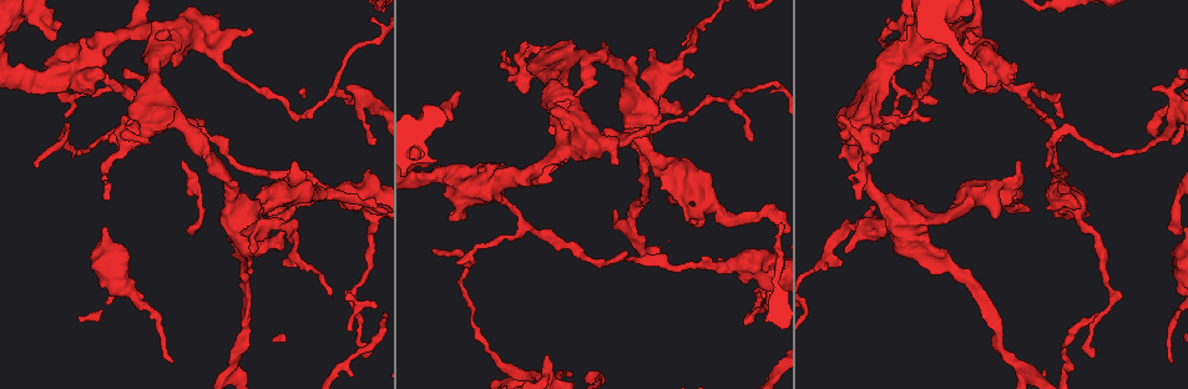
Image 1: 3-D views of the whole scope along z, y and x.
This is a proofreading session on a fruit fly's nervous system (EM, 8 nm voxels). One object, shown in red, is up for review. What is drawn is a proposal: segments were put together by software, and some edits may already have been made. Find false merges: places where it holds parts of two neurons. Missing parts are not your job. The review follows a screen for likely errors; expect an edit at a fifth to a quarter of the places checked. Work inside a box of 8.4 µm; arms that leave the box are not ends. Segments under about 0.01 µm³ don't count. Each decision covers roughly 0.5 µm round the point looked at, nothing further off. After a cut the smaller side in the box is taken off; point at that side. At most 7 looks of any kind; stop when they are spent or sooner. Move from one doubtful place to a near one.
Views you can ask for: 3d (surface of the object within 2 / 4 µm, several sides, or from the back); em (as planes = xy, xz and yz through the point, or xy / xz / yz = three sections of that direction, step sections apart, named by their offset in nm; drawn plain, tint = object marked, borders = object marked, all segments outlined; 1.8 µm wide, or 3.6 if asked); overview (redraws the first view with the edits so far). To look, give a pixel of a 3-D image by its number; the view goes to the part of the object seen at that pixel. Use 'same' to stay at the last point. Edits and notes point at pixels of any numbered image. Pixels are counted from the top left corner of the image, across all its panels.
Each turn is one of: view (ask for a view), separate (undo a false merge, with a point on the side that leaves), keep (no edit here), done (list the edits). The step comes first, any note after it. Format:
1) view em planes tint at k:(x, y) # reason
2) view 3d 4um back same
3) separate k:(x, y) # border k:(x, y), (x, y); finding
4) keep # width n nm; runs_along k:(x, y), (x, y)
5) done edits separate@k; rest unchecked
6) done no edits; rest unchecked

view em yz step 4 tint at 1:(124, 87) # side arm on a straight run

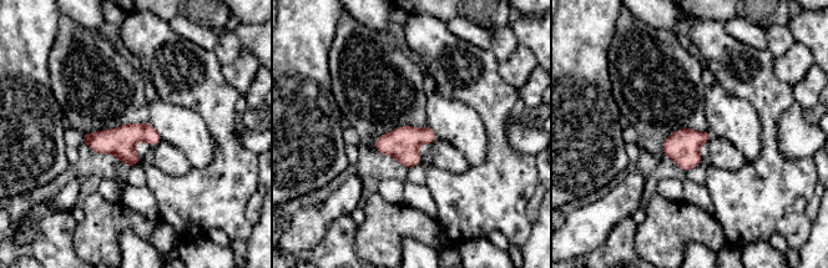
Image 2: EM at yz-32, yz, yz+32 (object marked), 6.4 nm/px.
keep # all the same neuron

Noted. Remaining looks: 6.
view em 3.6um yz step 16 tint at 1:(243, 226) # branch point

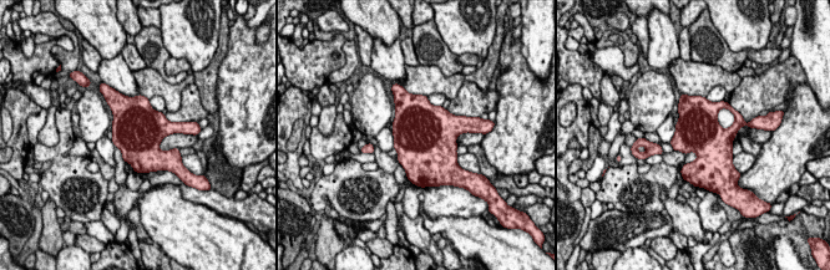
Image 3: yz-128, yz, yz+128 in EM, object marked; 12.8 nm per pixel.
view em 3.6um planes tint same

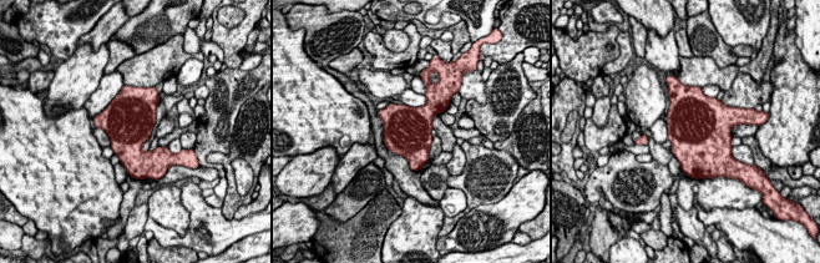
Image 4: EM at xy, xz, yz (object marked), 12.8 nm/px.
keep # all the same neuron

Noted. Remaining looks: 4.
view 3d 4um at 1:(1086, 224) # calibre changes

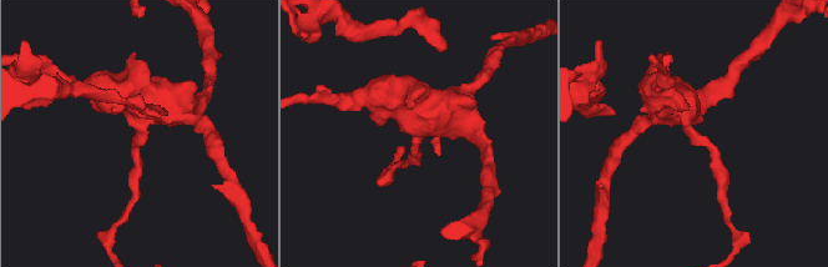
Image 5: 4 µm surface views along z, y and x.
view em planes tint at 5:(140, 131) # arm_widths 170, 400 nm; shape alone is not enough

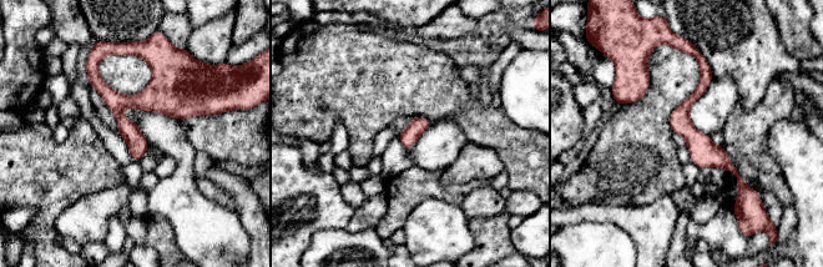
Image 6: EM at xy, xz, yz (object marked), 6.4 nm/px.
keep # one neuron here

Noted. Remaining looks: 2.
done no edits; rest unchecked

